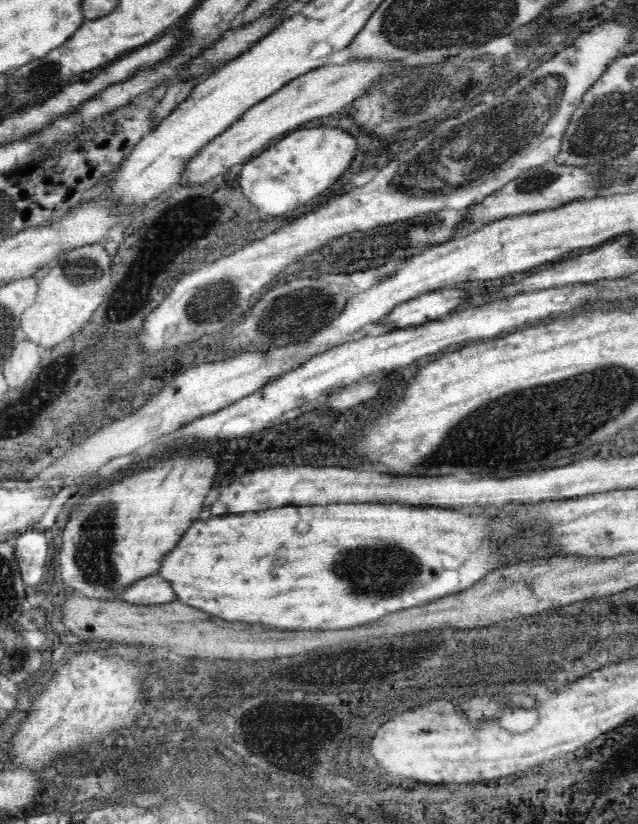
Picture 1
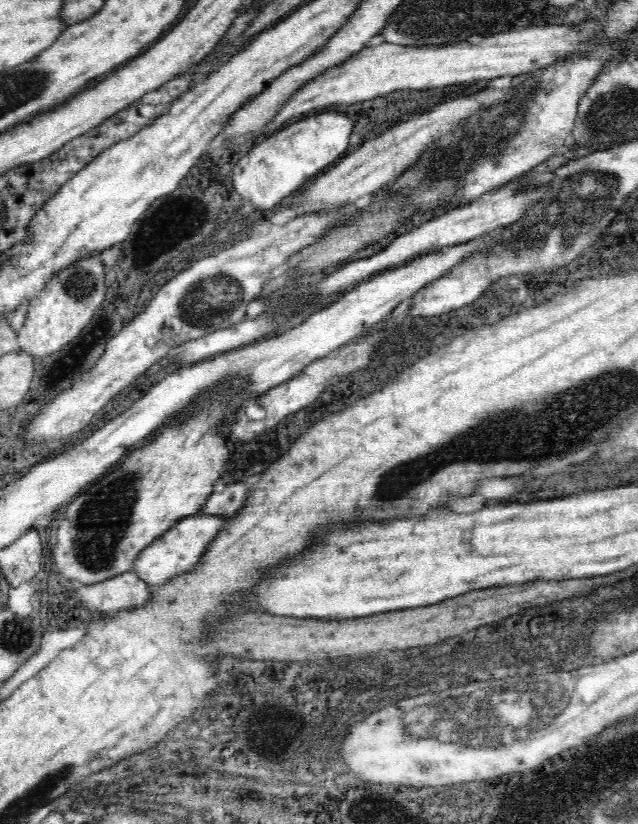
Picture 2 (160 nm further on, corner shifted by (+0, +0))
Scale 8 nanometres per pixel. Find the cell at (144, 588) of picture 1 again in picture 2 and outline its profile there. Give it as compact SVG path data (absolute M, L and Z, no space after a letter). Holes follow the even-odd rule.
M132 571L110 580L75 586L76 600L90 610L100 610L103 615L143 605L151 597L151 586Z

